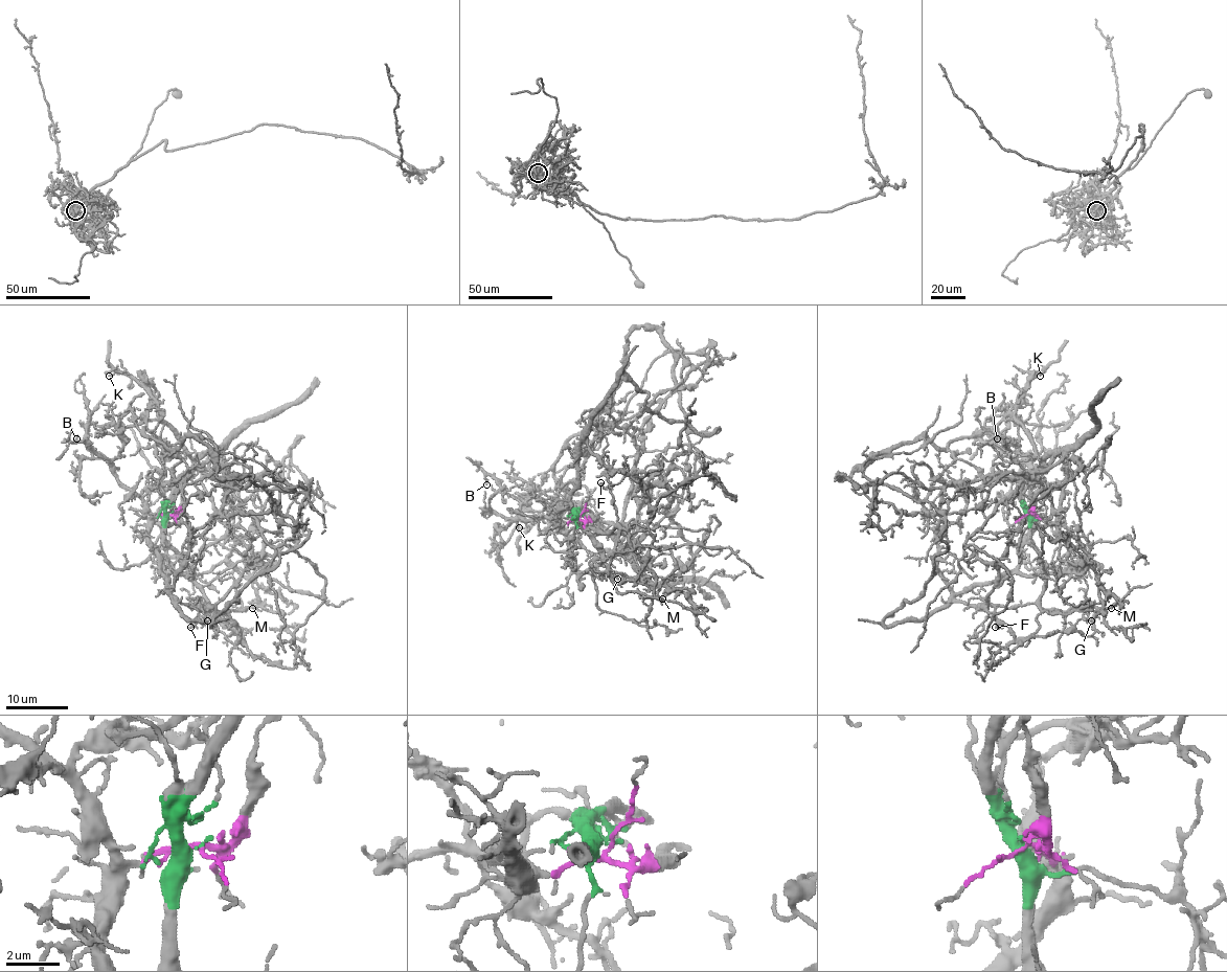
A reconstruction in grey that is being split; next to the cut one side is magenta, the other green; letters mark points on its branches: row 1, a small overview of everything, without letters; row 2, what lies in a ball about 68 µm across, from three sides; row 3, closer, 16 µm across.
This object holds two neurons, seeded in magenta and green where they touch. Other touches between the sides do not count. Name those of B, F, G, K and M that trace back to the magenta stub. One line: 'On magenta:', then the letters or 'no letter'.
On magenta: B, F

